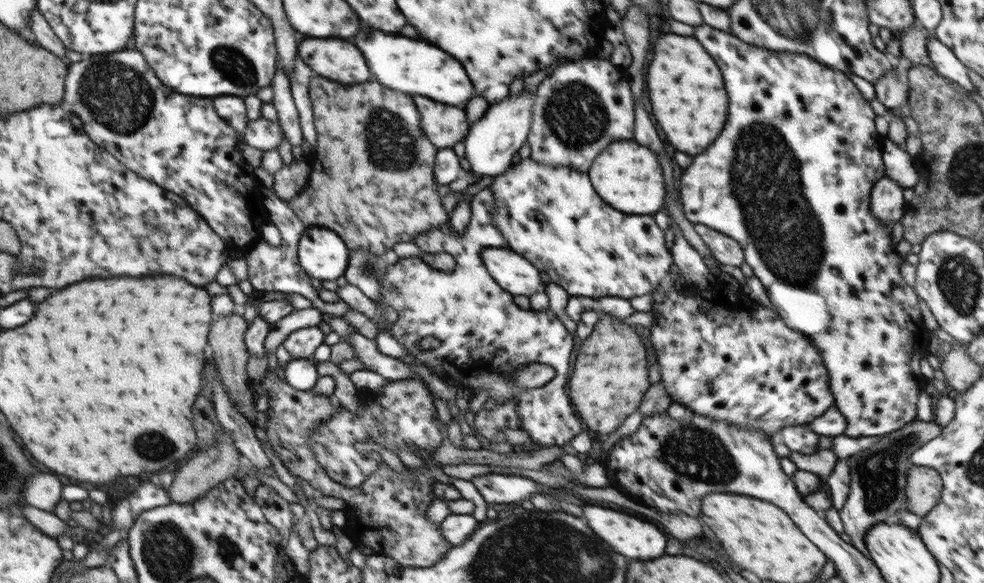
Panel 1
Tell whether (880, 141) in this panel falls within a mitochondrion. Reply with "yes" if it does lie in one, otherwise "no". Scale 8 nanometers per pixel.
no

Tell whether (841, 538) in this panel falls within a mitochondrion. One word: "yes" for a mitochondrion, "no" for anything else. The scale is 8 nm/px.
no

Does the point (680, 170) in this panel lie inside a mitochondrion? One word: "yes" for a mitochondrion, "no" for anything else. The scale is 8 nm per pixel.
no

